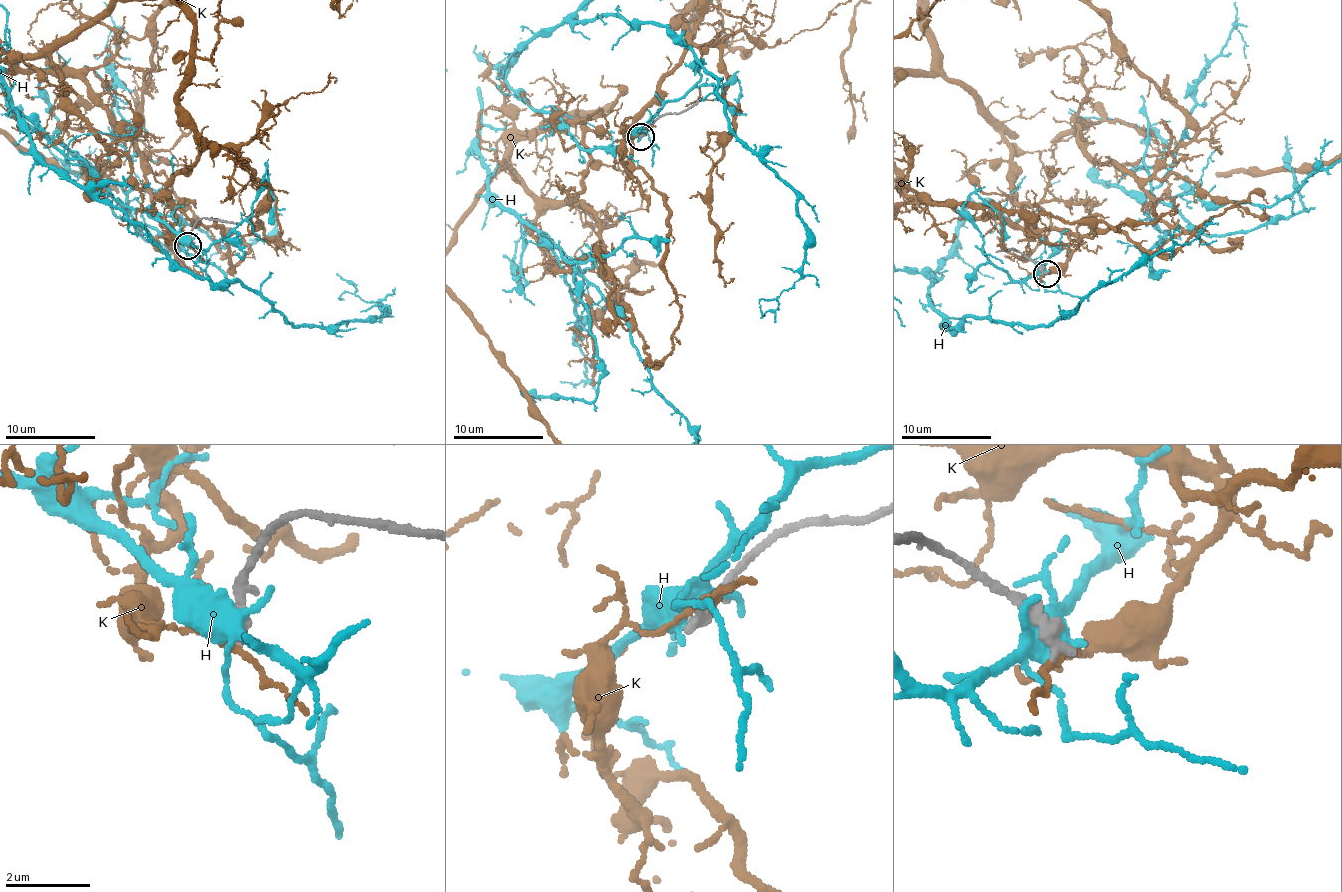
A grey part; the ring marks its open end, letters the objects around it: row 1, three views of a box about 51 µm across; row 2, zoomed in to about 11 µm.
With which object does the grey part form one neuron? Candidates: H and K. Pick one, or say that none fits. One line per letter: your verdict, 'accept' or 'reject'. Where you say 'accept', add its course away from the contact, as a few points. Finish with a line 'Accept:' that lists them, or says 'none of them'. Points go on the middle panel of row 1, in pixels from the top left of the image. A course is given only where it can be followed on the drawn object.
H: reject
K: reject
Accept: none of them

